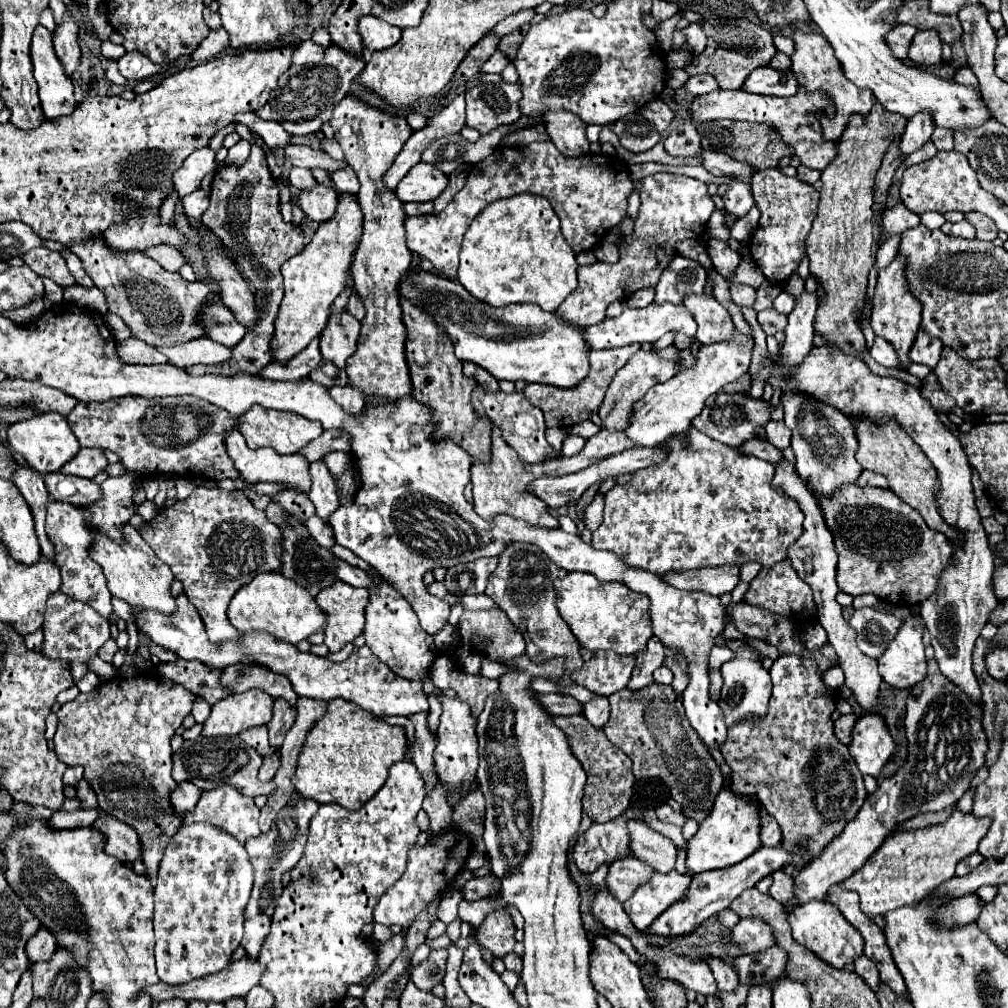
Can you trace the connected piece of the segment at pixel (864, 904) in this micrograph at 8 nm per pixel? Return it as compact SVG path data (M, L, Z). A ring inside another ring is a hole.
M953 809L951 817L945 823L913 831L895 831L869 857L869 861L841 885L849 891L859 893L861 909L869 917L885 915L899 907L917 903L943 881L955 875L955 865L977 851L977 845L985 837L989 827L989 817L979 819L973 813L961 813L959 809Z

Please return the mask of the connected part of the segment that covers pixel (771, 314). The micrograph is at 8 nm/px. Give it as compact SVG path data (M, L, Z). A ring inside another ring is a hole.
M773 306L759 312L757 319L767 335L775 335L787 327L787 315L779 313Z

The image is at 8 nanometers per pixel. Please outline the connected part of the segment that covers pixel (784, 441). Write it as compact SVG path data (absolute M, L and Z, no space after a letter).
M769 421L765 429L769 443L775 445L777 449L787 449L791 445L791 429L787 429L783 421Z

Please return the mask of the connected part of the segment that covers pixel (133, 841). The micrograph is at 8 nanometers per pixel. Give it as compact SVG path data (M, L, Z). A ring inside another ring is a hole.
M101 811L93 823L93 829L105 837L105 853L117 857L123 863L133 863L141 857L137 833L113 815Z

